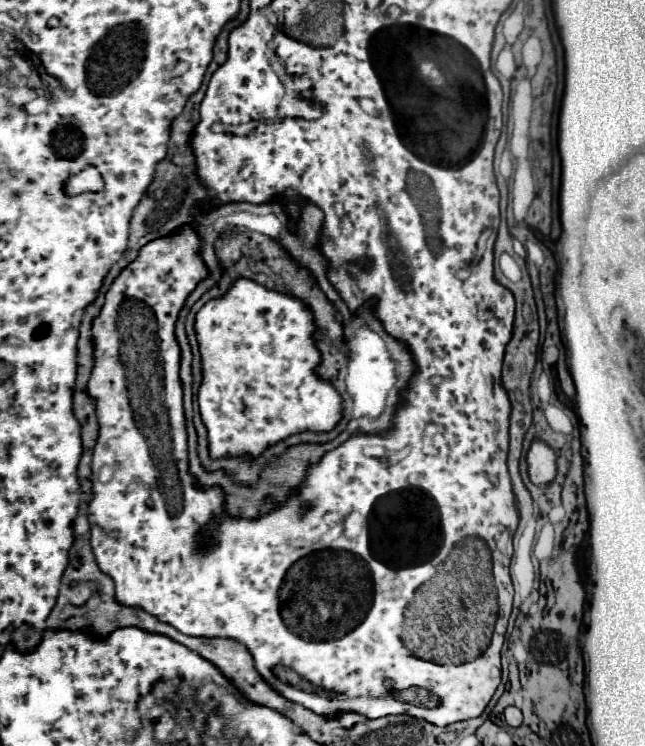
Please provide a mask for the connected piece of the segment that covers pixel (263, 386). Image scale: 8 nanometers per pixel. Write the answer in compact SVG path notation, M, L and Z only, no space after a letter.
M239 278L235 282L235 286L223 298L211 300L199 310L199 314L197 314L197 338L199 338L199 344L201 344L203 374L205 374L203 376L203 384L199 388L199 408L201 408L201 416L203 416L203 422L205 422L207 432L209 432L211 456L219 458L219 456L225 456L225 454L247 454L247 452L249 454L259 454L267 444L283 440L283 438L287 438L293 432L301 432L301 430L327 432L339 422L339 418L341 418L341 396L329 384L321 382L313 374L313 368L319 362L321 354L317 352L317 348L315 348L315 344L311 340L311 332L313 332L313 318L311 318L311 312L303 306L301 300L285 296L285 294L279 294L279 292L273 292L273 290L267 290L261 284L257 284L253 280L245 280L245 278Z

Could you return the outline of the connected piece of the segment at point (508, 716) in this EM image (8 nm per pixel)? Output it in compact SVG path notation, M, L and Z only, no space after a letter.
M507 706L503 716L509 726L521 726L521 722L523 722L523 712L517 706Z

